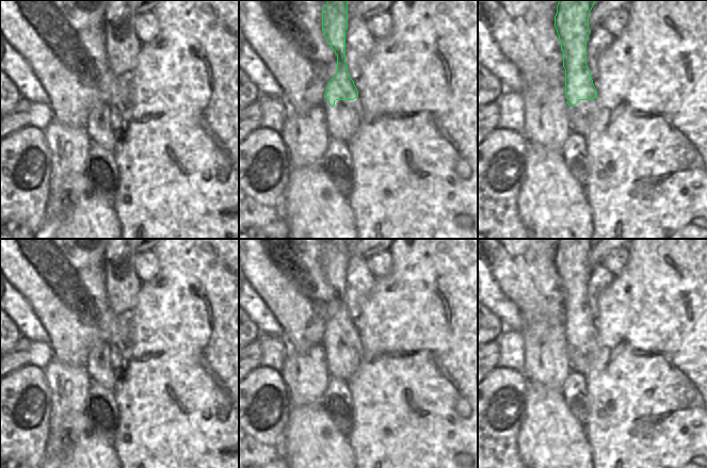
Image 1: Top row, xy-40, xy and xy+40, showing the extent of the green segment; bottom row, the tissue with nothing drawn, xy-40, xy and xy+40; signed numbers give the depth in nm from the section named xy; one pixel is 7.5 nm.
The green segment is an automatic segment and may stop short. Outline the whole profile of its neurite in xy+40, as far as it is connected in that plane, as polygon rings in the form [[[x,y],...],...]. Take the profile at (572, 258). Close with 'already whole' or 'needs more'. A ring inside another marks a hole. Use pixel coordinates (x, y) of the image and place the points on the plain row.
[[[559,239],[555,265],[563,291],[569,368],[588,376],[595,357],[597,329],[587,304],[589,253],[595,239]]]; needs more

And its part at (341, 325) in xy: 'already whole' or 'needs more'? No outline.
needs more

